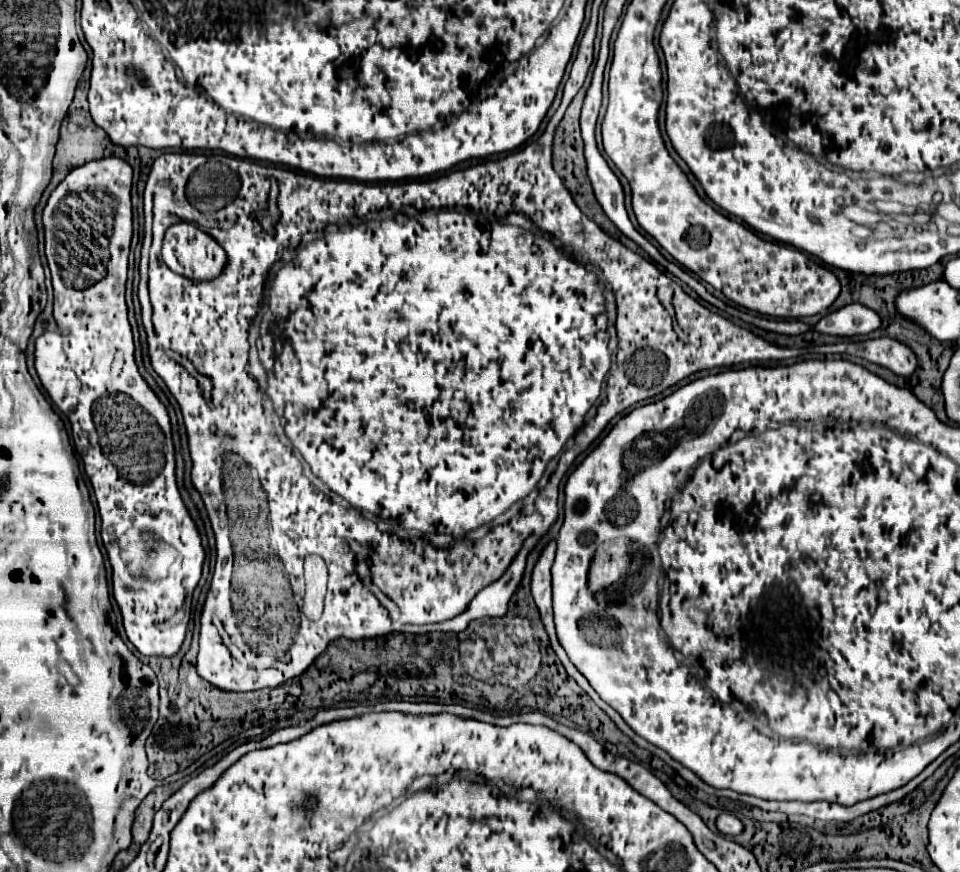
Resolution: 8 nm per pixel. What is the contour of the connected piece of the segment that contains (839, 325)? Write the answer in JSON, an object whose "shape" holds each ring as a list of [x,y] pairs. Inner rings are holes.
{"shape":[[[852,303],[846,305],[830,315],[826,315],[824,319],[820,319],[816,323],[816,329],[820,333],[830,333],[830,335],[844,335],[844,337],[852,337],[852,335],[868,335],[872,331],[876,331],[880,327],[880,317],[876,311],[860,305],[860,303]]]}

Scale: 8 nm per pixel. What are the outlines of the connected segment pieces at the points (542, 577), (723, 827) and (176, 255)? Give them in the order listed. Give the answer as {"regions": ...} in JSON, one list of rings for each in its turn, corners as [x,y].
{"regions":[[[[550,543],[550,547],[544,549],[542,557],[538,559],[532,571],[532,597],[540,609],[542,623],[548,633],[556,633],[554,619],[552,619],[552,589],[550,589],[550,581],[552,581],[550,567],[554,563],[554,553],[556,553],[556,545]]],[[[722,813],[716,817],[716,829],[724,835],[738,835],[744,827],[740,823],[740,819],[732,813]]],[[[176,223],[170,229],[166,229],[162,241],[162,259],[174,273],[180,273],[196,281],[218,277],[226,265],[224,249],[208,233],[194,227],[192,223]]]]}

